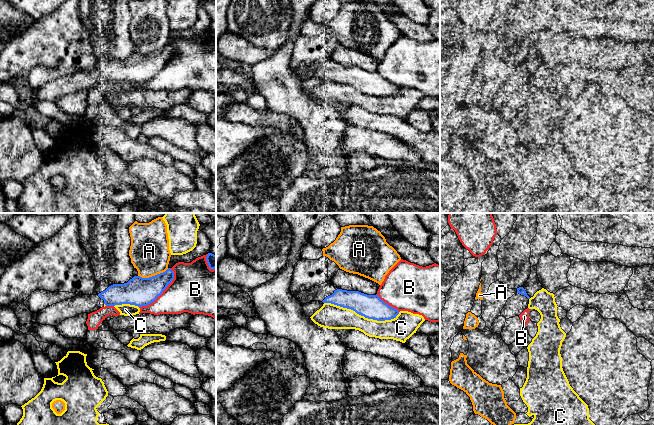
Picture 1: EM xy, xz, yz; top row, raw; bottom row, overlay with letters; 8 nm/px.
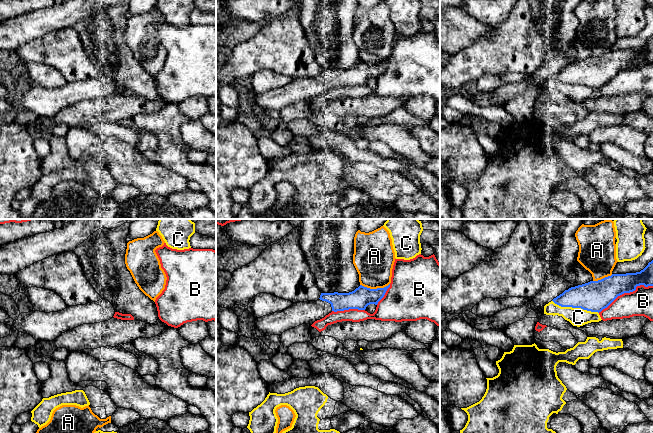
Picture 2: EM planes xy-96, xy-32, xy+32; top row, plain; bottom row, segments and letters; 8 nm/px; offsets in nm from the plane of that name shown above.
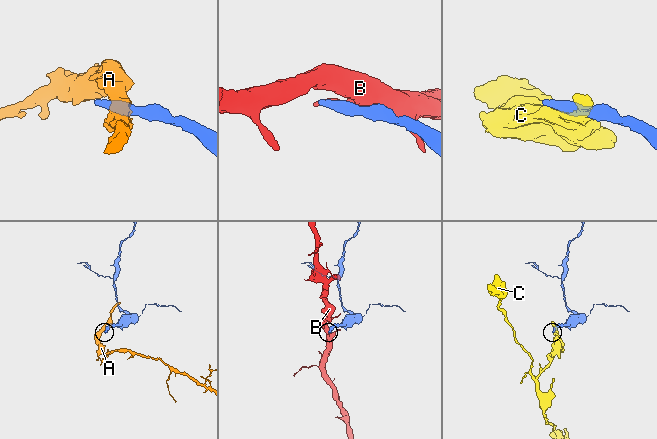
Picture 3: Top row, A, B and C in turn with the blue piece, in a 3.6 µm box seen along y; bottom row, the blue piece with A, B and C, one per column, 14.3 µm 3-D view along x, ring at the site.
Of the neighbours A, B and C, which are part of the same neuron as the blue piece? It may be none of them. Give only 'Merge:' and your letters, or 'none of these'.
Merge: none of these

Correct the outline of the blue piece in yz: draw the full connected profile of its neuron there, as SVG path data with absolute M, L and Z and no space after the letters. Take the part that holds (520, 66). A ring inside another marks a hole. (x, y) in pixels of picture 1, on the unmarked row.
M523 63L517 64L517 69L509 74L501 87L501 92L506 95L519 92L528 84L530 73Z

